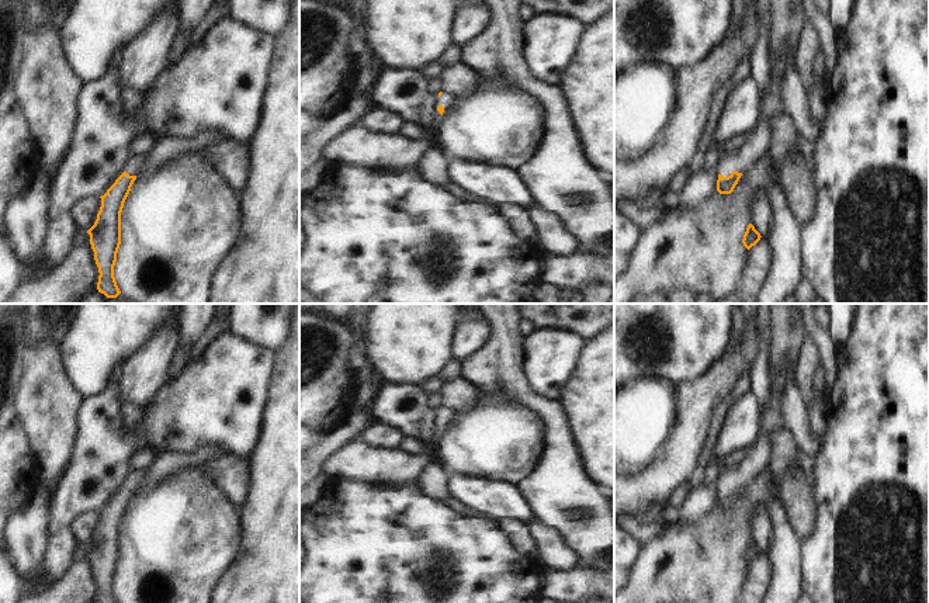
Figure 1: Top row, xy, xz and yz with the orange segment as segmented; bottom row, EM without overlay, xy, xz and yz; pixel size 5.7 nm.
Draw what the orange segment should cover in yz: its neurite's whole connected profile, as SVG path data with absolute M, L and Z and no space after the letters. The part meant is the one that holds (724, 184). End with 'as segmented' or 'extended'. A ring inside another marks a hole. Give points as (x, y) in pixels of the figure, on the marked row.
M758 125L742 148L728 153L727 159L718 163L717 191L720 194L731 194L742 171L756 166L770 152L767 129Z; extended

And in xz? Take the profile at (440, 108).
M438 93L438 100L437 100L437 111L444 117L451 112L454 104L457 101L457 97L450 94L450 93Z; extended

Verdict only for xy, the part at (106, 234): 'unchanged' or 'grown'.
grown

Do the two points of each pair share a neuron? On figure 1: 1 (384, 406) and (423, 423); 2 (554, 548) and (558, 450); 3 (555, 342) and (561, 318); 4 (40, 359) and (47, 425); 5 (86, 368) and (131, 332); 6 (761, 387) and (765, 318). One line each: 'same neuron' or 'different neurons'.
1: same neuron
2: different neurons
3: different neurons
4: same neuron
5: same neuron
6: same neuron

